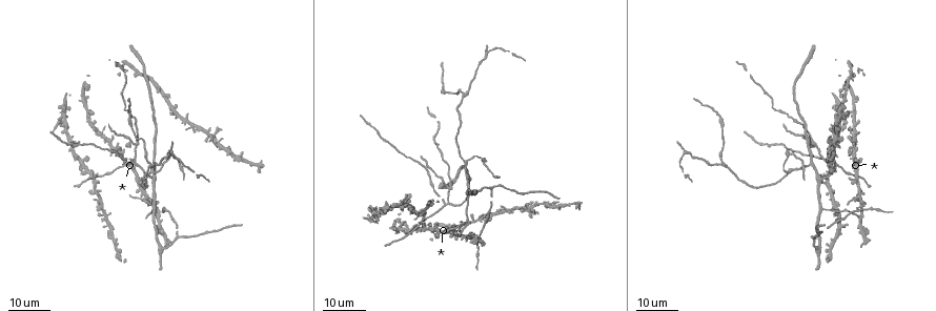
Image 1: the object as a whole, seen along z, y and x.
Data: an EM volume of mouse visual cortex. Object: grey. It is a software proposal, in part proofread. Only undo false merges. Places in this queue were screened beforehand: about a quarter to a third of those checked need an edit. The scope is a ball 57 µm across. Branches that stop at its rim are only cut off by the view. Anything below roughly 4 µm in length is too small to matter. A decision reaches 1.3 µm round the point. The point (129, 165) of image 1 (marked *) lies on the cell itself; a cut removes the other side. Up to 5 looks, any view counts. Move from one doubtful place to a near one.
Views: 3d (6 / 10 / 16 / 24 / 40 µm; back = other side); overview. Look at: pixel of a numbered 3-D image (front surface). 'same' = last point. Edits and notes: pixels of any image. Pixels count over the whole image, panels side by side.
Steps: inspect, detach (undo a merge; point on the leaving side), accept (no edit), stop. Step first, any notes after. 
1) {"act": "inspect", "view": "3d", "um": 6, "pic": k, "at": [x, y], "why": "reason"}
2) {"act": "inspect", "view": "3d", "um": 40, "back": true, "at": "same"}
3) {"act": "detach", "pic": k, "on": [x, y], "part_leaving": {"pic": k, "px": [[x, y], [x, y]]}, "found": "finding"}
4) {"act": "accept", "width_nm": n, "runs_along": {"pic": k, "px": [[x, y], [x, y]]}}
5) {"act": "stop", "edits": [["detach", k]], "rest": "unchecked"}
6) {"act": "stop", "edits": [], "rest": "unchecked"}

{"act": "inspect", "view": "3d", "um": 24, "pic": 1, "at": [136, 163], "why": "arms part here"}

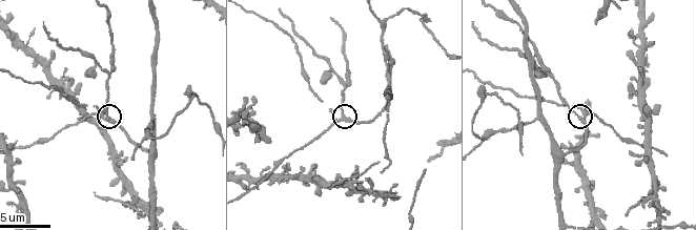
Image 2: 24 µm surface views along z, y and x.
{"act": "inspect", "view": "3d", "um": 6, "pic": 2, "at": [342, 116]}

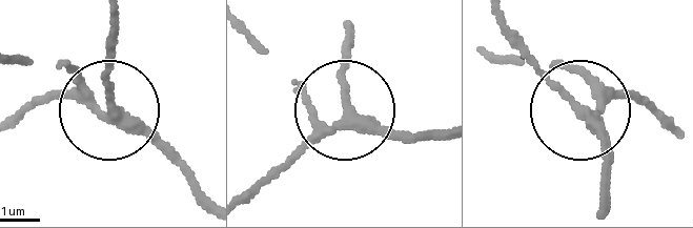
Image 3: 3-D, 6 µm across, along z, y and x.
{"act": "inspect", "view": "3d", "um": 6, "back": true, "pic": 3, "at": [583, 108]}

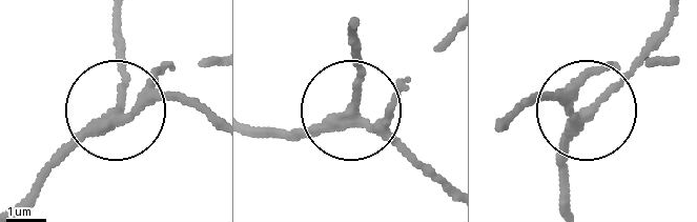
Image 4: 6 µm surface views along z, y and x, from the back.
{"act": "accept", "width_nm": 230, "runs_along": {"pic": 4, "px": [[20, 202], [167, 64]]}, "found": "all the same cell"}

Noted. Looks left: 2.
{"act": "inspect", "view": "3d", "um": 6, "pic": 2, "at": [389, 96], "why": "arms part here"}

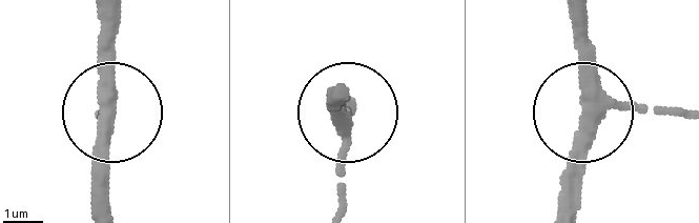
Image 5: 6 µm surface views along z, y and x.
{"act": "inspect", "view": "3d", "um": 6, "back": true, "pic": 5, "at": [106, 111]}

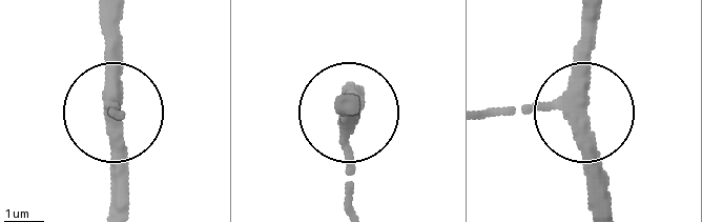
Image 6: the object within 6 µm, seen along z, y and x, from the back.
{"act": "accept", "width_nm": 340, "runs_along": {"pic": 6, "px": [[118, 114], [115, 207]]}, "found": "all the same cell"}

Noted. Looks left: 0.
{"act": "stop", "edits": [], "rest": "unchecked"}

